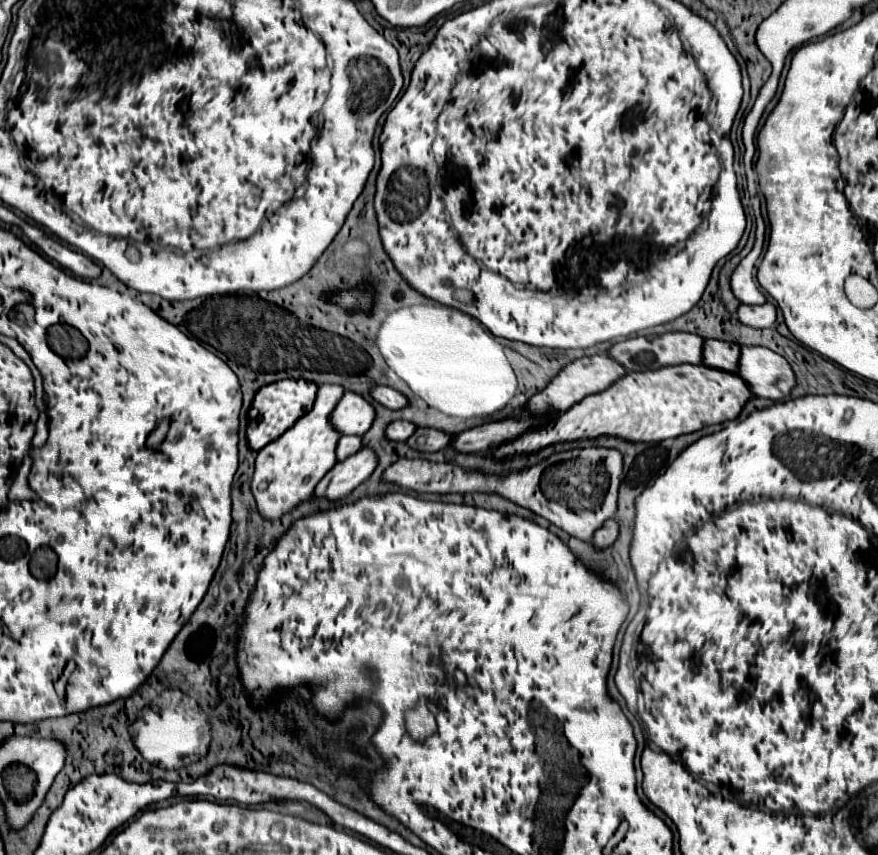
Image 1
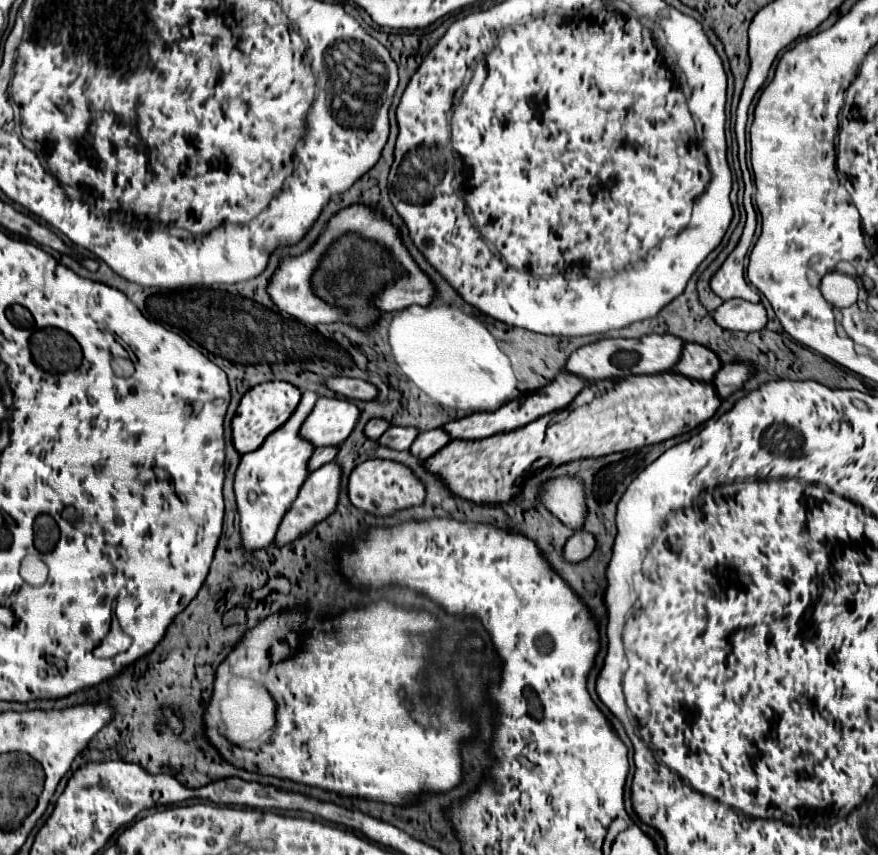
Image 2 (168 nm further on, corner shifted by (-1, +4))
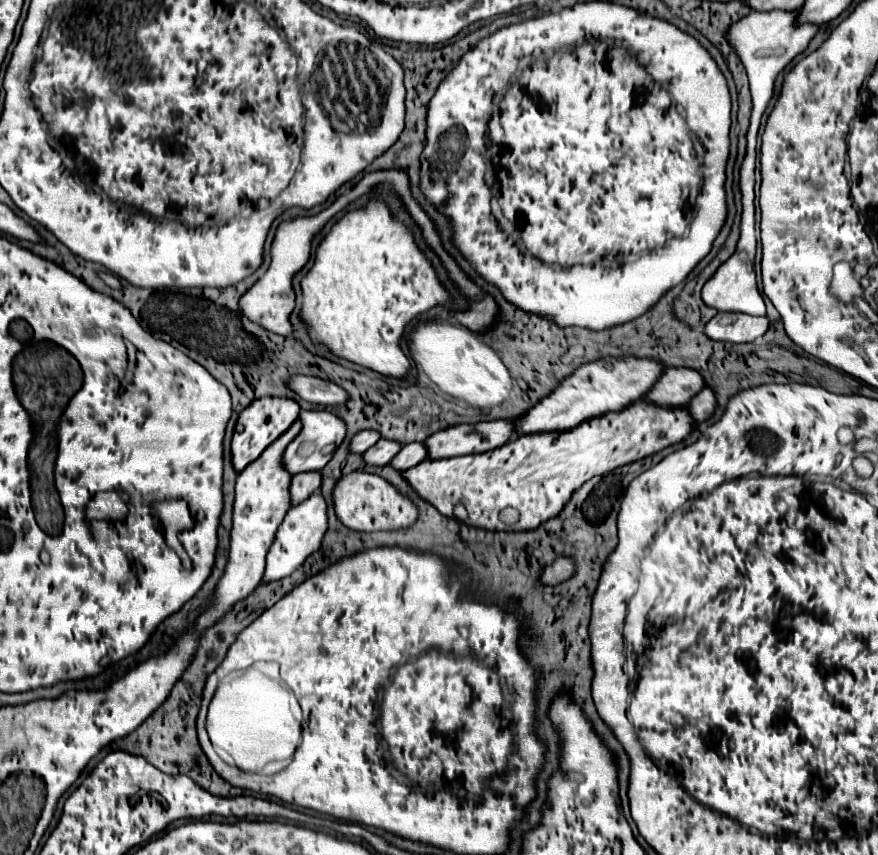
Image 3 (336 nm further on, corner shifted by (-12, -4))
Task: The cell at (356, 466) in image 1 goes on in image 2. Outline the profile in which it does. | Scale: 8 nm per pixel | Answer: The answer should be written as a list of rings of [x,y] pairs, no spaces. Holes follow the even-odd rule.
[[[333,462],[321,466],[317,472],[311,472],[307,476],[307,480],[303,482],[295,502],[291,504],[291,508],[285,512],[279,528],[277,528],[277,534],[275,534],[275,540],[273,544],[275,546],[287,546],[291,544],[293,540],[305,536],[307,532],[311,532],[311,528],[319,522],[323,522],[329,514],[333,514],[335,510],[335,504],[337,504],[337,496],[339,496],[339,486],[341,486],[341,468]]]

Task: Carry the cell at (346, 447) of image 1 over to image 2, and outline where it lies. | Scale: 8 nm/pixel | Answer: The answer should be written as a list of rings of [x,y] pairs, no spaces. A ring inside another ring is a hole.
[[[337,446],[313,450],[313,454],[311,454],[311,458],[309,458],[309,464],[307,464],[307,470],[309,470],[309,472],[315,472],[315,470],[321,468],[323,464],[331,462],[331,460],[335,458],[335,454],[337,454]]]

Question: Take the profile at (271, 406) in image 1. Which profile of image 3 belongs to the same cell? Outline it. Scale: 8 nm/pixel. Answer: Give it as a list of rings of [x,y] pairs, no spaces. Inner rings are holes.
[[[258,398],[254,400],[238,418],[238,422],[244,426],[242,432],[236,432],[232,438],[232,462],[236,472],[244,470],[246,464],[254,462],[278,436],[282,436],[298,418],[300,406],[296,400],[290,398]]]

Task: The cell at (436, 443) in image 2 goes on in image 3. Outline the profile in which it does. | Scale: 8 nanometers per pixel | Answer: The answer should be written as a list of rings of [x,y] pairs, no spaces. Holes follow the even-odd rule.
[[[412,442],[406,444],[398,456],[394,456],[394,460],[390,462],[396,470],[408,470],[420,462],[424,462],[428,458],[428,450],[424,448],[424,442]]]

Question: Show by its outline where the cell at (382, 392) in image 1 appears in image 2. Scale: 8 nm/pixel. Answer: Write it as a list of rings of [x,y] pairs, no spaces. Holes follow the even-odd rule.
[[[329,376],[325,380],[325,386],[333,390],[335,394],[341,394],[345,398],[353,400],[373,400],[377,396],[377,390],[373,384],[357,378],[343,378],[343,376]]]

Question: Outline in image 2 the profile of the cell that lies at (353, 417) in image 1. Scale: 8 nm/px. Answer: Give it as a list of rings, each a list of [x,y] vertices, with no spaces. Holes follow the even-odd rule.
[[[319,398],[305,418],[299,436],[313,448],[341,444],[359,420],[359,408],[345,398]]]

